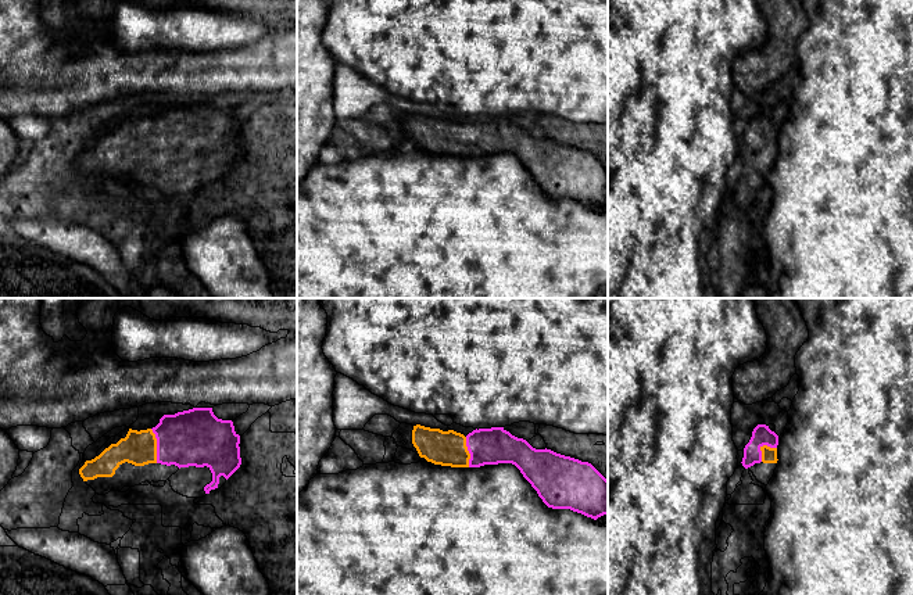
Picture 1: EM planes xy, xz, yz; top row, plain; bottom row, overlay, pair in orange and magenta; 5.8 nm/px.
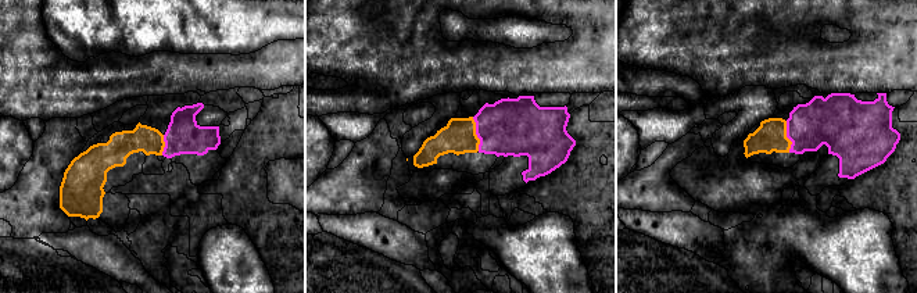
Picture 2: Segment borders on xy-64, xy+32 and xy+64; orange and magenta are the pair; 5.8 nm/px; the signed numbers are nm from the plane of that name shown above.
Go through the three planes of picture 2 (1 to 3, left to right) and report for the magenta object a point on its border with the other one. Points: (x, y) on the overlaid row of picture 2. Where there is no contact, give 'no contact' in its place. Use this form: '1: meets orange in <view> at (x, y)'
1: meets orange in xy-64 at (164, 145)
2: meets orange in xy+32 at (475, 134)
3: meets orange in xy+64 at (785, 136)

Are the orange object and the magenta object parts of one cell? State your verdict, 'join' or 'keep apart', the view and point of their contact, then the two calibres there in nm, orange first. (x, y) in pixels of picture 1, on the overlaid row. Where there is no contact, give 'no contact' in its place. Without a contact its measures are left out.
join; contact xy (156, 445); calibres 200 and 340 nm

